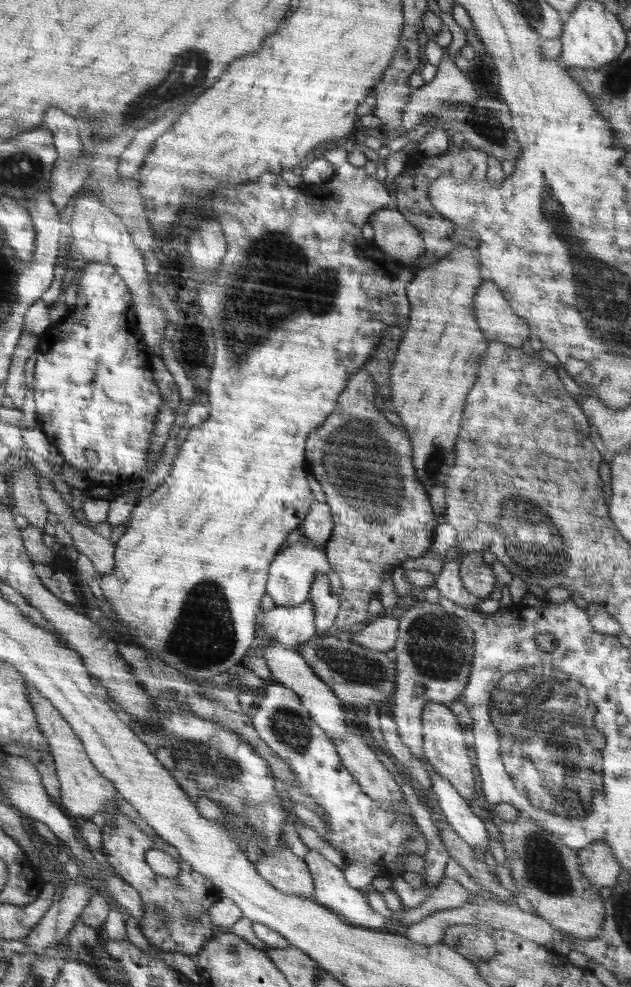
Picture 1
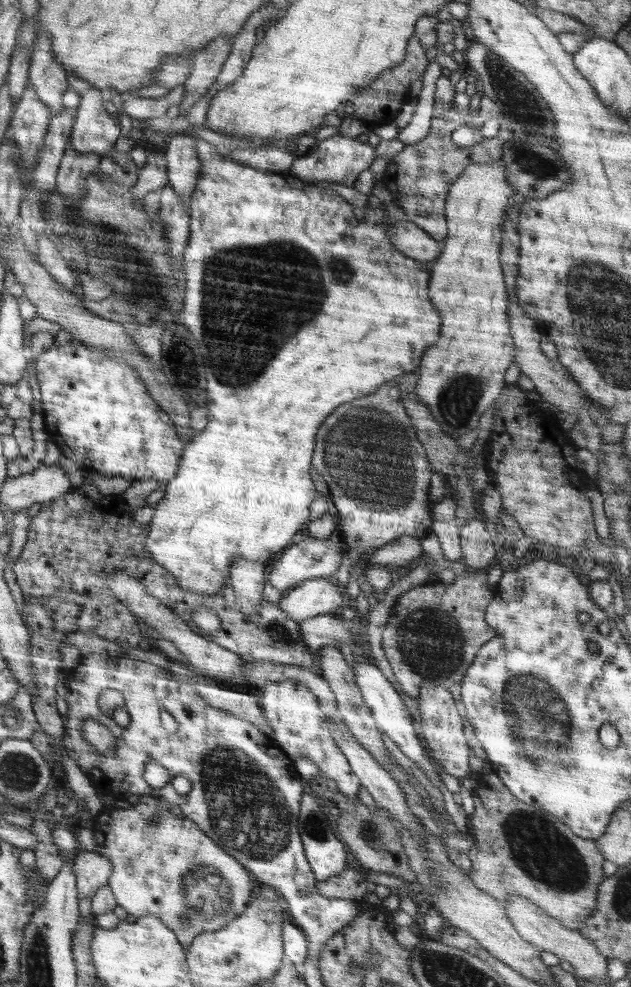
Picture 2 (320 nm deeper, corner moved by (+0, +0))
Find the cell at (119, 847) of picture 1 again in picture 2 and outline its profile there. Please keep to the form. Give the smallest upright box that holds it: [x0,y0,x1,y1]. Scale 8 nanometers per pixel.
[91,796,254,946]

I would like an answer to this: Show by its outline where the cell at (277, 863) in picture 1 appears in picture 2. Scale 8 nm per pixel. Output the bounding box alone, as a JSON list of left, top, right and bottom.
[318,867,375,900]

